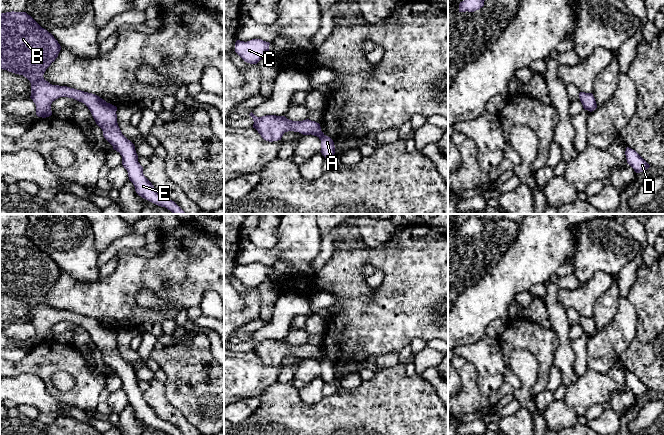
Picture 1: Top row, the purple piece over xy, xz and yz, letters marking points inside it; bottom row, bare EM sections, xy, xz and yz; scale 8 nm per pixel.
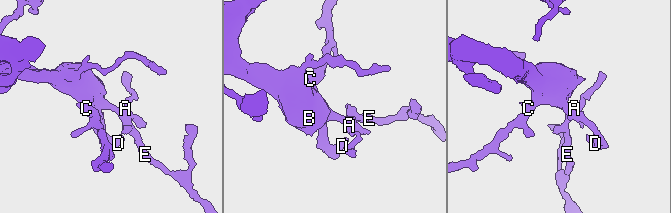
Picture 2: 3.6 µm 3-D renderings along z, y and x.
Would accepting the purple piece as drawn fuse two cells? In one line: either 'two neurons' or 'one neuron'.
one neuron

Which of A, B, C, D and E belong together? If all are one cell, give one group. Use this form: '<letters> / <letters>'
A B C D E

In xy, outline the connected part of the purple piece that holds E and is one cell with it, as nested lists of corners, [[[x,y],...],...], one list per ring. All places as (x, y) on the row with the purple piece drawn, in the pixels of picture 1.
[[[26,12],[0,13],[0,69],[23,75],[30,81],[30,98],[36,105],[36,115],[42,118],[51,116],[51,104],[60,97],[73,98],[84,103],[90,110],[96,124],[102,129],[104,138],[122,156],[122,165],[127,170],[129,180],[133,183],[136,193],[158,206],[167,208],[173,214],[186,214],[174,201],[160,195],[144,176],[143,167],[138,162],[134,144],[122,134],[118,126],[116,106],[107,103],[95,94],[67,86],[52,85],[44,79],[43,75],[46,69],[58,57],[60,50],[61,46],[54,36],[42,28]]]

